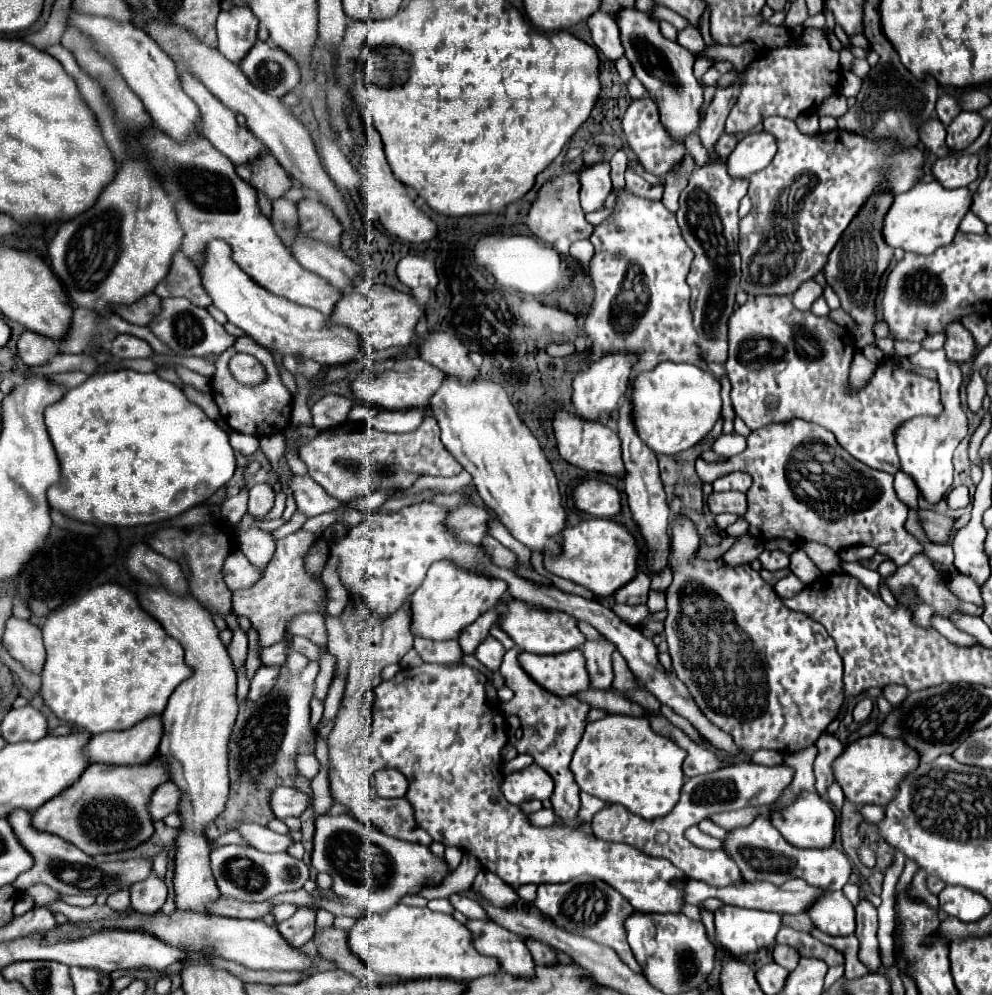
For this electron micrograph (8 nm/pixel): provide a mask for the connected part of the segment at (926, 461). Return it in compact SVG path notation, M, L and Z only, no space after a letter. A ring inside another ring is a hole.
M920 349L909 359L912 363L922 367L936 369L937 380L940 384L940 399L942 399L944 411L938 417L920 415L920 417L912 417L912 419L900 423L894 431L894 441L896 441L896 449L898 449L898 457L900 457L900 469L904 473L912 475L920 493L930 503L936 503L950 491L952 475L954 475L952 453L968 433L968 417L966 417L966 411L960 405L962 373L960 373L958 365L948 361L943 349L936 351Z

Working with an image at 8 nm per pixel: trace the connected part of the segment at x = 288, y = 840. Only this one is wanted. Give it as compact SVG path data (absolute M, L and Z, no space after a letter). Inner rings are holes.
M242 823L242 827L238 827L238 831L254 849L264 851L264 853L286 851L294 843L290 835L280 835L280 833L270 831L268 827L254 825L254 823Z

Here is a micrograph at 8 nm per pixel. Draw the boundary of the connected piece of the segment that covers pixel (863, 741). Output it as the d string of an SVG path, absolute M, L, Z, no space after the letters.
M874 733L868 737L860 737L852 741L842 755L834 761L834 777L836 783L842 787L846 799L850 799L856 805L888 805L894 799L894 793L898 793L898 783L906 779L912 771L920 765L920 751L910 747L902 739L890 739L882 733Z

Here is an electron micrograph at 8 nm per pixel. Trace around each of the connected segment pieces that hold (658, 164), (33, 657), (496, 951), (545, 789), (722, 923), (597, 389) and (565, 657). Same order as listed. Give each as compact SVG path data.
M646 97L646 99L640 99L640 101L634 101L634 103L626 109L620 127L622 127L622 133L624 133L624 139L626 139L628 147L636 153L640 165L642 165L644 169L648 169L650 173L658 175L658 177L660 177L660 175L666 175L674 165L678 165L680 159L682 159L684 153L686 153L684 143L680 143L678 139L674 139L674 137L666 131L666 127L664 127L662 121L660 121L660 111L658 111L656 103L654 103L652 99L648 99L648 97Z
M10 617L6 621L2 643L12 659L20 661L26 671L40 675L46 663L42 631L30 621Z
M468 921L466 927L474 935L474 945L482 955L500 959L502 971L516 977L534 977L536 963L520 935L506 931L494 921Z
M532 763L530 767L510 773L508 777L504 777L502 783L502 793L510 803L522 803L526 799L548 799L554 791L554 781L550 779L550 775L538 767L536 763Z
M724 905L714 911L716 941L734 955L770 947L780 929L780 915L758 909Z
M614 353L614 355L606 355L604 359L594 363L594 367L588 367L584 373L578 373L572 383L574 413L586 421L598 421L598 423L606 425L610 421L610 415L618 409L620 399L626 391L628 377L632 373L632 363L634 363L634 359L630 359L630 355Z
M580 649L562 655L532 655L520 653L524 671L554 695L568 697L588 689L586 663Z

